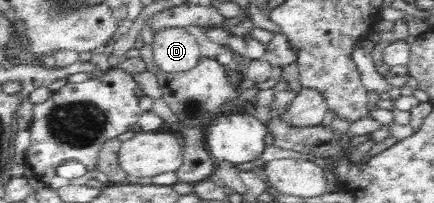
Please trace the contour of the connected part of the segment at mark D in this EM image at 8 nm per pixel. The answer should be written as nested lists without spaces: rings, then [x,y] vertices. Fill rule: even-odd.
[[[185,28],[157,33],[152,47],[155,65],[160,72],[182,74],[195,69],[201,63],[202,57],[197,39]]]

